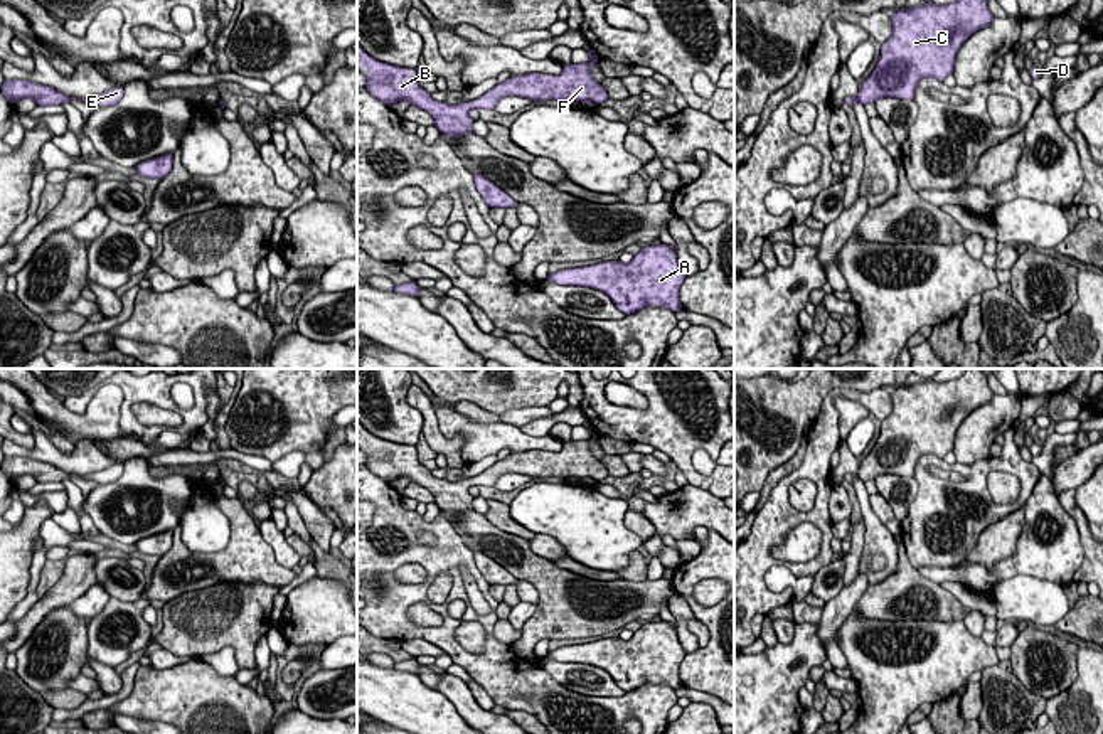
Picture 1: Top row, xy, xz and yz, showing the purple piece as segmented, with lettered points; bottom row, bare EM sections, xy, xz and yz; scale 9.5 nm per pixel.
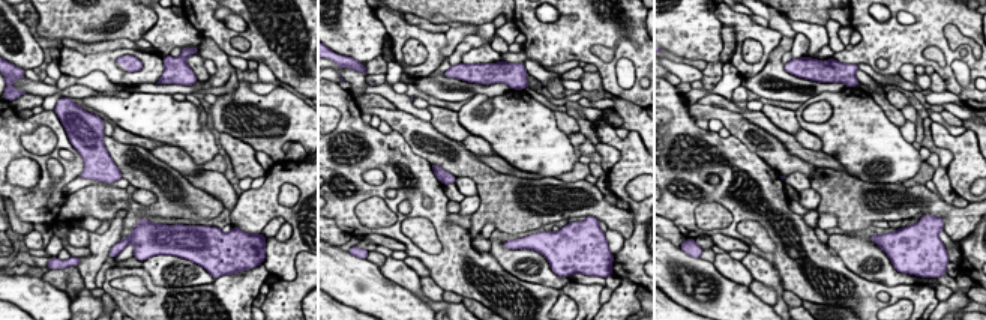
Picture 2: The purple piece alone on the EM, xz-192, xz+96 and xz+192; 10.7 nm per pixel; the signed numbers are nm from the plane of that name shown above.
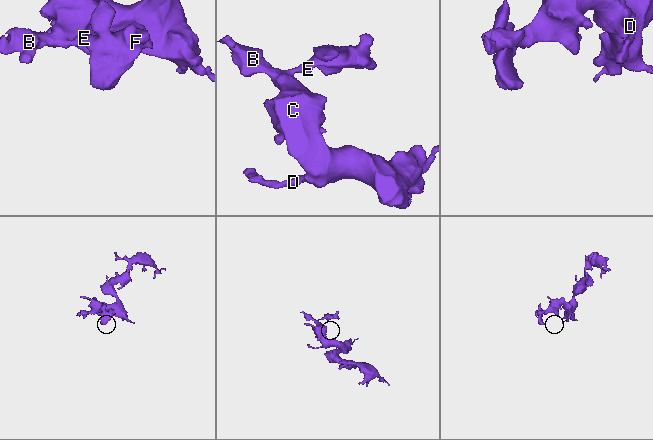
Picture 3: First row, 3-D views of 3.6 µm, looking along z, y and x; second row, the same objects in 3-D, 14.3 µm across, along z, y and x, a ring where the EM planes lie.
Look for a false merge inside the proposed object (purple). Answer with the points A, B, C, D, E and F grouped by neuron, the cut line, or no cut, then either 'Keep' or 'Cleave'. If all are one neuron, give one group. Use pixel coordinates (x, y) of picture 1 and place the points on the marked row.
Groups: A B C D E F. No split. Keep

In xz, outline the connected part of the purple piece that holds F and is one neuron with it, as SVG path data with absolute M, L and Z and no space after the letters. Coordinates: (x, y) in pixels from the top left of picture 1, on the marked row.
M357 45L357 64L370 69L365 74L369 79L365 88L374 98L387 106L408 99L411 104L433 116L440 133L461 136L472 133L472 125L475 121L468 114L472 108L493 109L504 96L519 96L534 101L576 99L579 103L593 101L596 104L606 101L608 94L605 88L589 72L589 66L599 62L599 57L591 47L586 51L591 57L589 62L566 64L559 76L542 72L510 76L480 98L460 104L433 99L431 94L418 84L416 69L377 62L374 57L367 56L362 45Z

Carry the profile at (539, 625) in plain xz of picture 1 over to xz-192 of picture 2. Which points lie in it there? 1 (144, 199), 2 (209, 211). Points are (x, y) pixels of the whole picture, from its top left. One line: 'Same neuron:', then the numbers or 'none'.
Same neuron: 2

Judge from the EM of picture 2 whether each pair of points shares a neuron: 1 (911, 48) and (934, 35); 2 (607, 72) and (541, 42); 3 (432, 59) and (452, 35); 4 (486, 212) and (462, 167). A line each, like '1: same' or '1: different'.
1: same
2: same
3: different
4: same

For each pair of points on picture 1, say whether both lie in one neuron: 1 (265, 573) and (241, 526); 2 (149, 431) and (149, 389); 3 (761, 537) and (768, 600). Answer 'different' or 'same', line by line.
1: same
2: same
3: same

